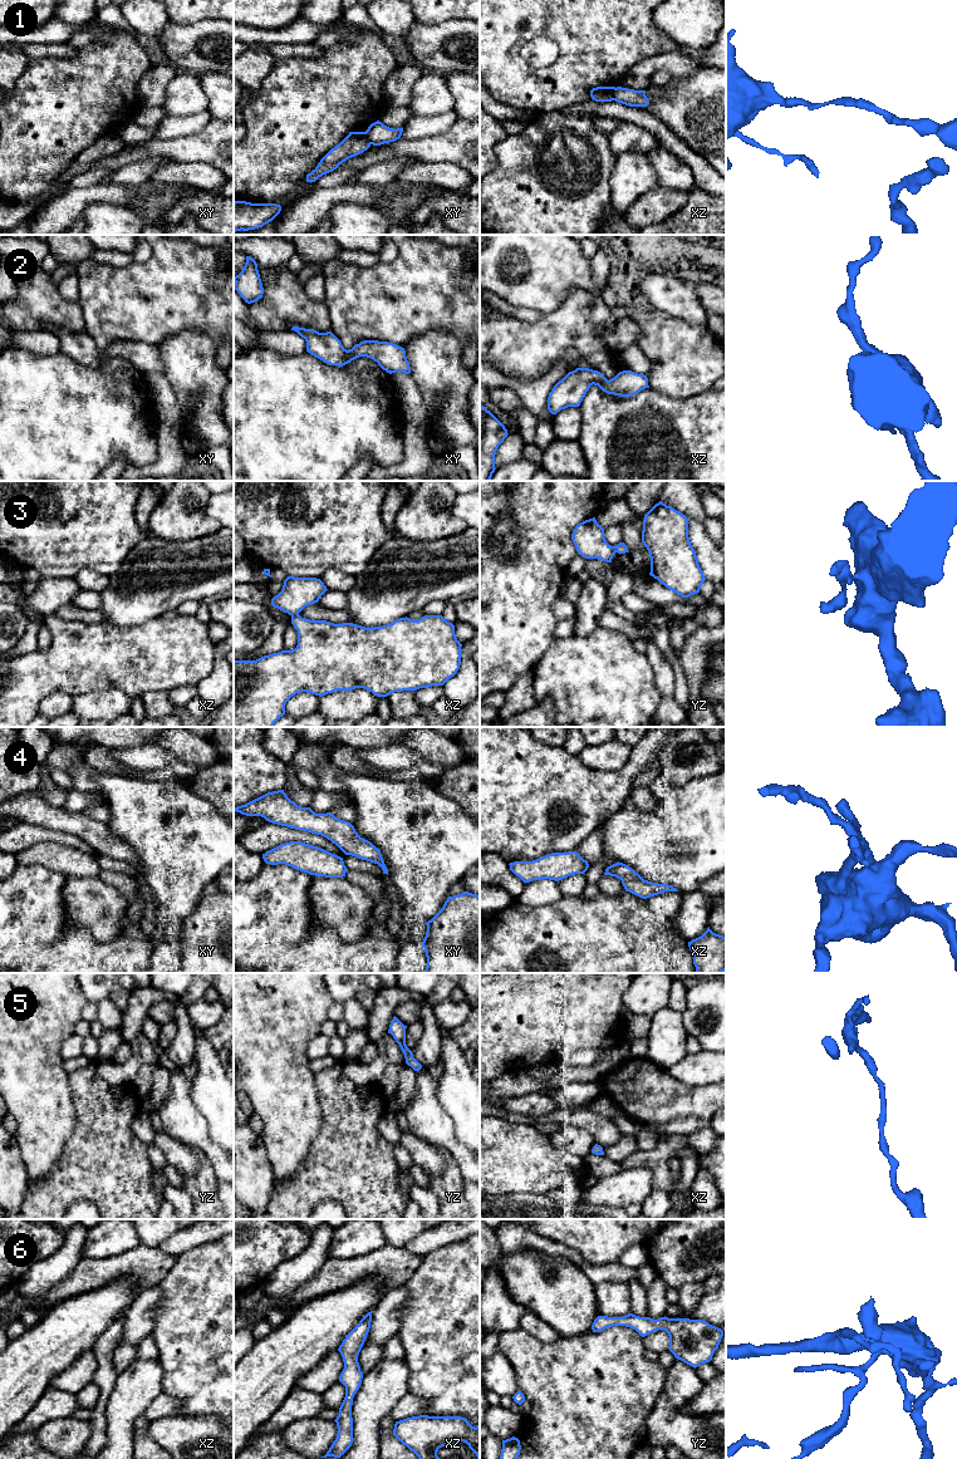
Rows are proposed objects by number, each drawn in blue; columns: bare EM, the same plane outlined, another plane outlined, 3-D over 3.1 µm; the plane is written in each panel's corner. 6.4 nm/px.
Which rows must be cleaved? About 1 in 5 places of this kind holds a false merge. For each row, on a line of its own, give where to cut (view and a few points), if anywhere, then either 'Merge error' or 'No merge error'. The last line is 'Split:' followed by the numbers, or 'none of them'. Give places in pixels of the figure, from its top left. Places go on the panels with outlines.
1: Split along xy (363, 132), (371, 143). Merge error
2: No split. No merge error
3: Split along xz (298, 614), (291, 617). Merge error
4: No split. No merge error
5: No split. No merge error
6: No split. No merge error
Split: 1, 3

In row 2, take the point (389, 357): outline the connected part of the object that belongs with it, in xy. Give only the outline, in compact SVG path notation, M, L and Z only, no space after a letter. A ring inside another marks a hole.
M293 326L291 330L305 339L308 353L327 364L343 367L359 357L367 357L377 362L389 374L396 372L411 373L406 350L397 344L363 340L347 350L332 331L319 333L314 329L299 326Z

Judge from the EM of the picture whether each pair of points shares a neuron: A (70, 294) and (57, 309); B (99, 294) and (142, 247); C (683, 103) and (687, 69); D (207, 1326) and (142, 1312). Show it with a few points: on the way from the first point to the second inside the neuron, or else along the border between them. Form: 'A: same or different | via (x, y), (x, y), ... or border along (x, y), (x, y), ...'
A: different | border along (57, 286), (63, 298), (77, 301)
B: different | border along (152, 247), (151, 255), (145, 261), (133, 261)
C: different | border along (701, 67), (690, 77), (675, 83)
D: different | border along (158, 1286), (161, 1300), (148, 1334)

